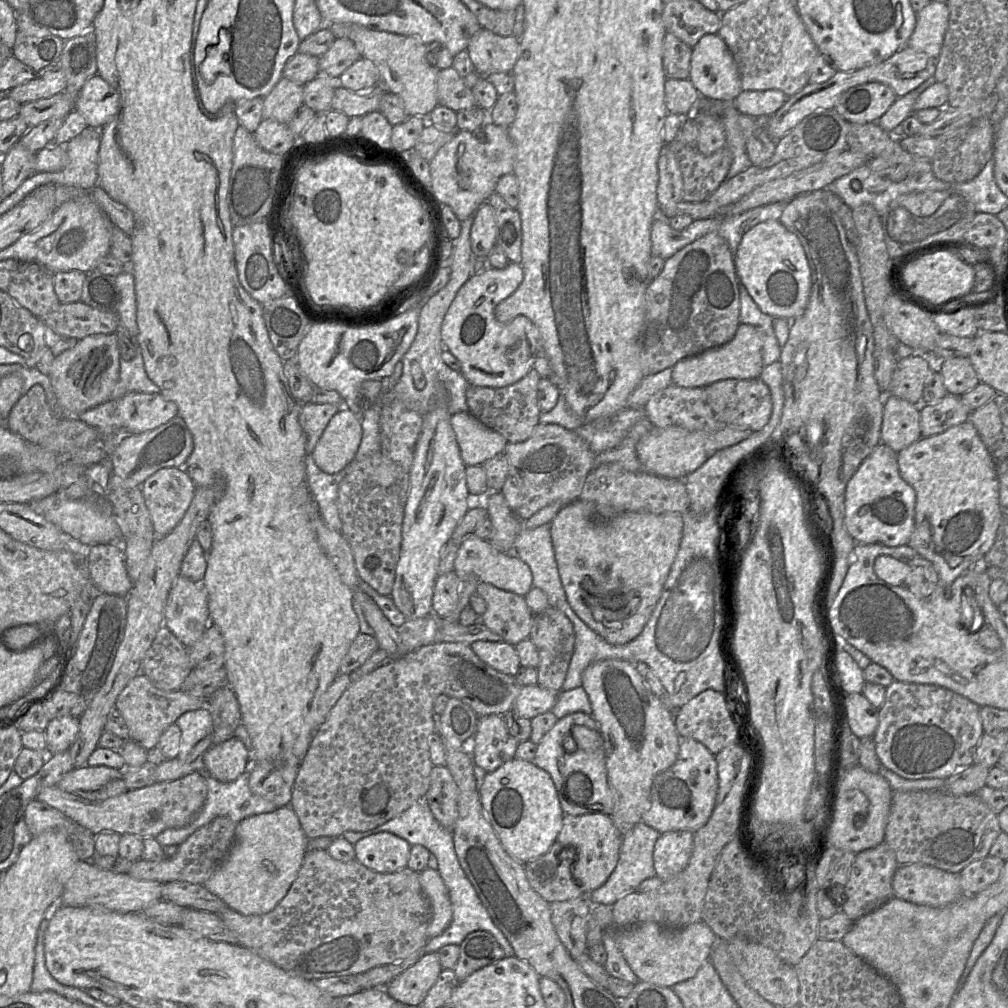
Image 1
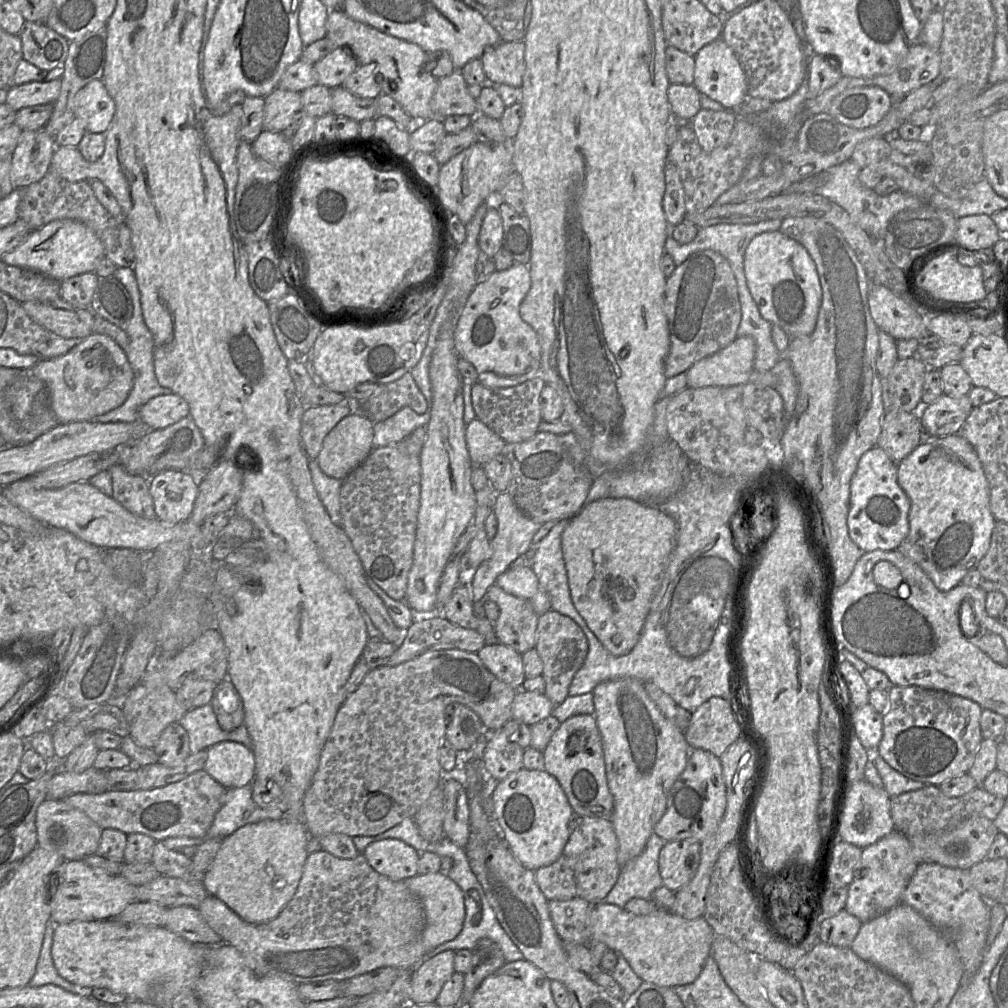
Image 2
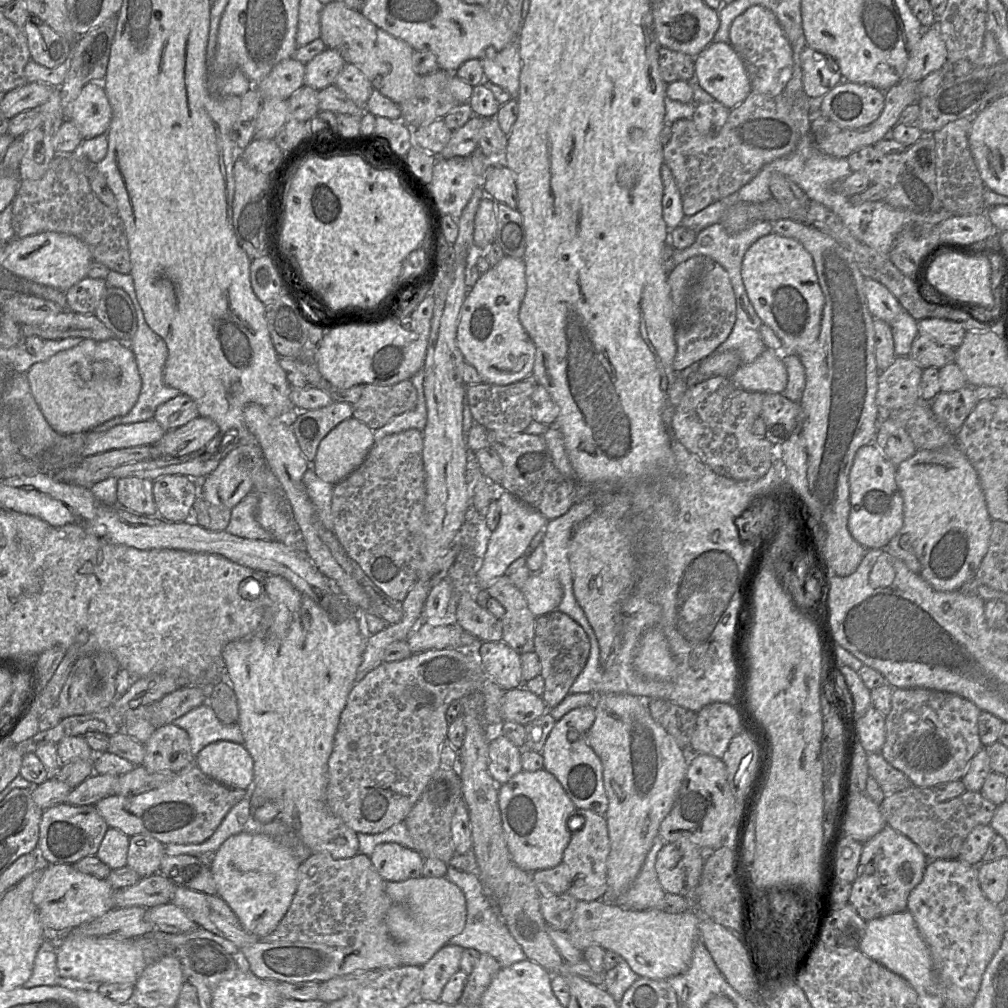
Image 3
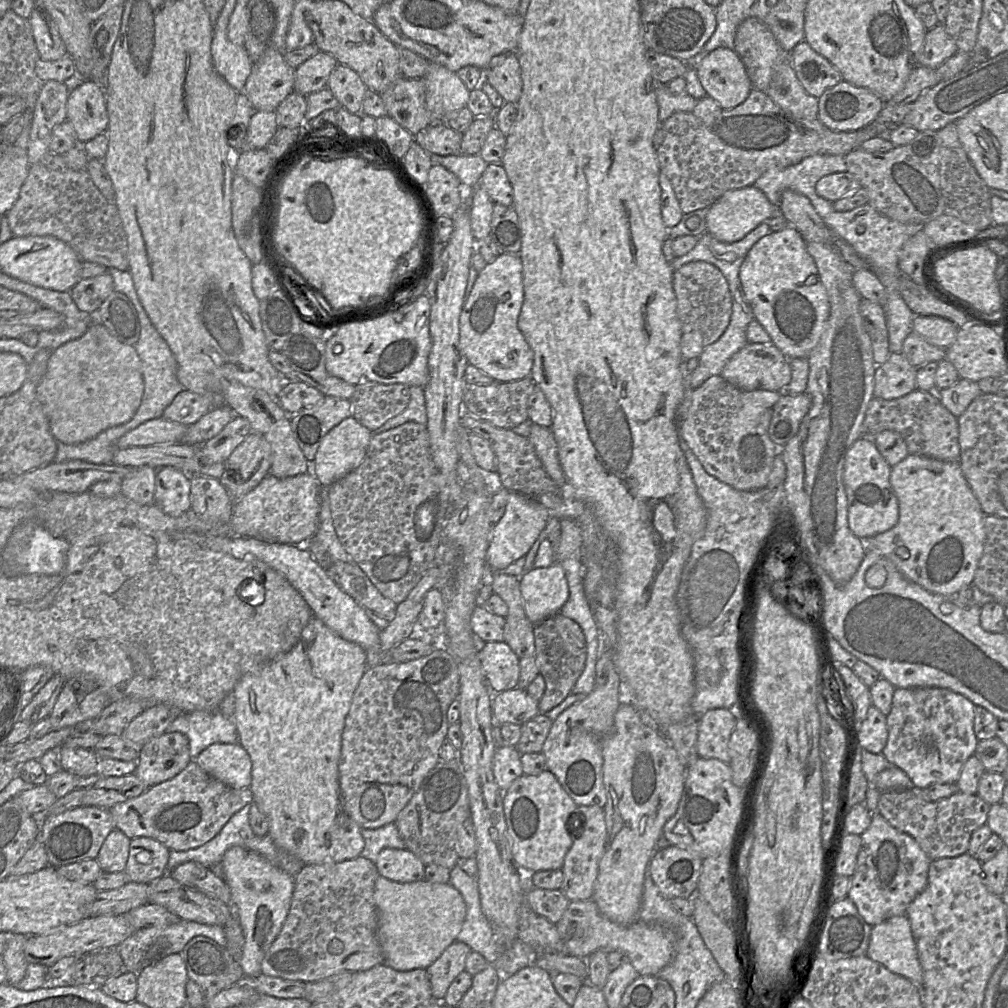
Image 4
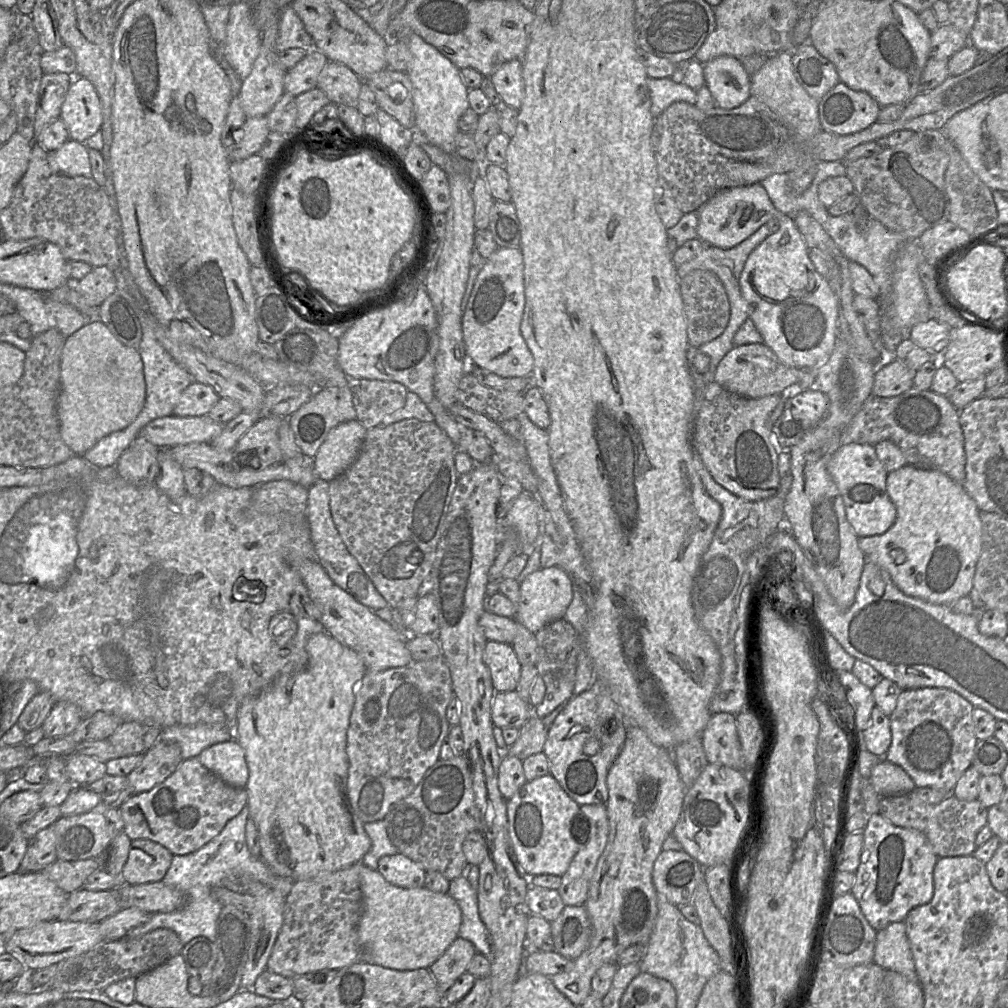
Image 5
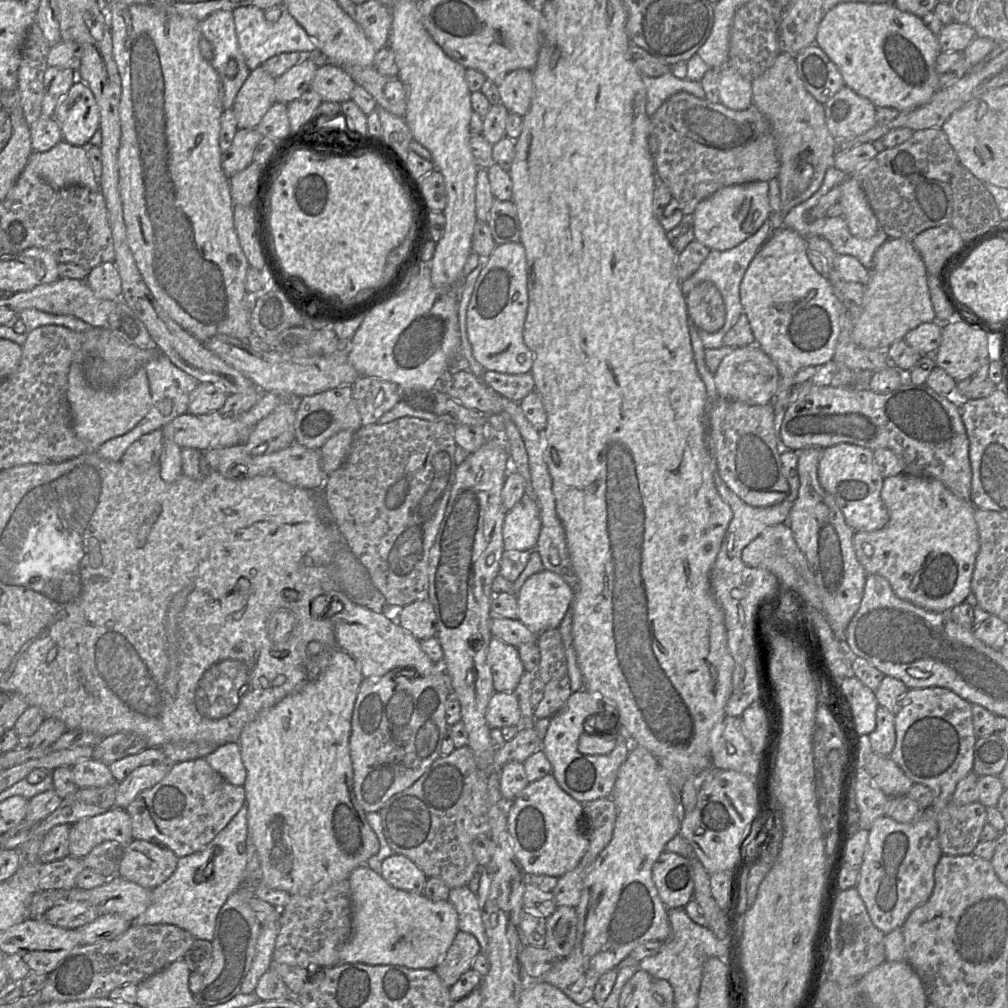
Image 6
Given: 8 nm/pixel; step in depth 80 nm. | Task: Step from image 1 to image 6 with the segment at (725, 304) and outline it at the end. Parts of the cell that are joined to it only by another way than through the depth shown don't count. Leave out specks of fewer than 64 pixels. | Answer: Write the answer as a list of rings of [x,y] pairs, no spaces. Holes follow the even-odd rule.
[[[710,281],[694,286],[685,296],[689,321],[706,332],[719,330],[725,321],[725,306],[717,287]]]

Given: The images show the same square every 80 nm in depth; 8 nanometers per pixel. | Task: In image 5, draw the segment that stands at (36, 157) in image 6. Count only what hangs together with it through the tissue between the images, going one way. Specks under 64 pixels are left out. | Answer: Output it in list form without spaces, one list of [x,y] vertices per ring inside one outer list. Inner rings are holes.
[[[67,140],[60,148],[49,152],[49,164],[58,173],[70,177],[91,177],[88,147],[75,140]]]

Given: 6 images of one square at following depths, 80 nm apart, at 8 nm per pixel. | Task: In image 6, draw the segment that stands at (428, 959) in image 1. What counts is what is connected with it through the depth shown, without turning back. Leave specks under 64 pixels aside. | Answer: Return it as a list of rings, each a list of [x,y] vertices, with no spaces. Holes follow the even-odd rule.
[[[459,930],[446,955],[434,971],[450,988],[463,973],[471,969],[472,962],[479,952],[480,945],[476,937]]]

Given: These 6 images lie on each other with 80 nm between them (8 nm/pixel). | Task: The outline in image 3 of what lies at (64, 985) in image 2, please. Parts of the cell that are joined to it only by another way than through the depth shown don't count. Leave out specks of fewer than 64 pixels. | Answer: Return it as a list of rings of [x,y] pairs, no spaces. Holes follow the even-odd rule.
[[[48,933],[47,938],[43,941],[35,957],[32,975],[21,986],[21,988],[59,985],[62,987],[66,987],[68,989],[95,990],[97,986],[99,986],[99,984],[92,984],[92,983],[87,984],[85,982],[76,979],[60,978],[56,965],[56,944],[55,944],[55,941],[58,939],[57,936],[60,934],[64,934],[64,933]]]

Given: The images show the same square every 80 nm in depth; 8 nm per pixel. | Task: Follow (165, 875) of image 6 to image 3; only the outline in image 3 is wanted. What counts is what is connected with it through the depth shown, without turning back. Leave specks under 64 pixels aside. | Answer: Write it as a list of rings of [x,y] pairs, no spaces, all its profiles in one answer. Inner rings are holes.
[[[134,835],[129,838],[127,865],[142,878],[159,873],[165,854],[165,845],[149,835]]]

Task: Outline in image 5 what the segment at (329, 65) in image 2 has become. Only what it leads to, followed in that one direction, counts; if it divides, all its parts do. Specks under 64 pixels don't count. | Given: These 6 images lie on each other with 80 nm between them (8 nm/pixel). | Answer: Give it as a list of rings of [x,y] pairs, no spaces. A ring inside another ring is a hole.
[[[310,50],[301,61],[286,72],[285,92],[296,97],[317,87],[318,76],[328,62],[328,58],[322,52]]]

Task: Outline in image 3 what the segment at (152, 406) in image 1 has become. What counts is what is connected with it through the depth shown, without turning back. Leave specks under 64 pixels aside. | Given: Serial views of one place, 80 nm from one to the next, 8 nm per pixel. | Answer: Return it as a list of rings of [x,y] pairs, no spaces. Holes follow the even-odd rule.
[[[179,394],[159,405],[152,419],[168,431],[181,427],[197,417],[199,412],[195,402],[189,396]]]

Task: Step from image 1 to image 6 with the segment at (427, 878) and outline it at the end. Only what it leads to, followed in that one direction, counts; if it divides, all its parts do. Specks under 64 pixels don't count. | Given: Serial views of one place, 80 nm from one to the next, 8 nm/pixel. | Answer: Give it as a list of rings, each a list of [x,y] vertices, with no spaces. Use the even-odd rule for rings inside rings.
[[[367,865],[355,868],[349,876],[351,888],[352,916],[351,916],[351,935],[339,951],[339,964],[363,963],[367,965],[394,965],[408,969],[431,969],[434,970],[446,955],[458,930],[458,914],[455,907],[448,900],[432,901],[424,894],[416,894],[397,889],[391,886],[380,874],[373,871]]]

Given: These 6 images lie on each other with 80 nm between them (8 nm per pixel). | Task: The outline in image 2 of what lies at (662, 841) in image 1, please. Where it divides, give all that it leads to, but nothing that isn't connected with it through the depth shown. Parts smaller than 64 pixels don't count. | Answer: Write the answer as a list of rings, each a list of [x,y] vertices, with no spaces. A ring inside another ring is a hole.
[[[695,839],[668,841],[662,847],[658,866],[663,884],[677,892],[687,885],[700,863],[700,843]]]

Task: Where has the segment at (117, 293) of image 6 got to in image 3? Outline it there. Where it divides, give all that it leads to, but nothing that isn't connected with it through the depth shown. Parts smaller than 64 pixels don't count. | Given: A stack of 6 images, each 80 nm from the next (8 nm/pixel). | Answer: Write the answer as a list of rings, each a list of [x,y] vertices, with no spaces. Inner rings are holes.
[[[83,278],[65,291],[69,310],[81,314],[94,314],[106,287],[106,279]]]

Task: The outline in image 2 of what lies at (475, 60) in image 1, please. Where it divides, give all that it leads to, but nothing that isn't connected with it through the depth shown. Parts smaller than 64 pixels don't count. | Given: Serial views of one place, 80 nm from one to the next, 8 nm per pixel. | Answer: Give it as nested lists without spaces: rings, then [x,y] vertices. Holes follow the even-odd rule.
[[[502,40],[497,45],[486,46],[480,61],[487,82],[520,88],[525,72],[524,53],[523,41]]]

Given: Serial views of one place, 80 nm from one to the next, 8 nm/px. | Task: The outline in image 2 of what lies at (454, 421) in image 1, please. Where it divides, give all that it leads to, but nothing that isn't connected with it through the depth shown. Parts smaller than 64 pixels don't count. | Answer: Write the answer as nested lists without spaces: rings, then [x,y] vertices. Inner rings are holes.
[[[476,418],[466,425],[465,440],[474,466],[483,466],[499,455],[505,445],[502,438]]]

